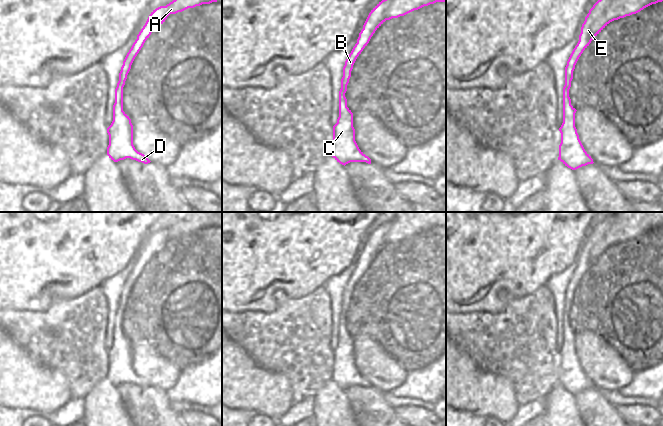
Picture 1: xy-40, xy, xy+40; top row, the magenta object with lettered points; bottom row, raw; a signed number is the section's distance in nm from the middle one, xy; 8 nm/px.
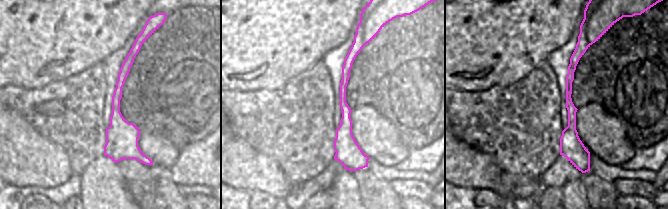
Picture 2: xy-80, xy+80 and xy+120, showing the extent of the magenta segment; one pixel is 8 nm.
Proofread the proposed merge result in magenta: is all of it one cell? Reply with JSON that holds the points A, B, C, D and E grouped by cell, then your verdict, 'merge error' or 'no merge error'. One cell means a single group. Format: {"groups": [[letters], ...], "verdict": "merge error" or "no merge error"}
{"groups": [["A", "B", "C", "D", "E"]], "verdict": "no merge error"}

